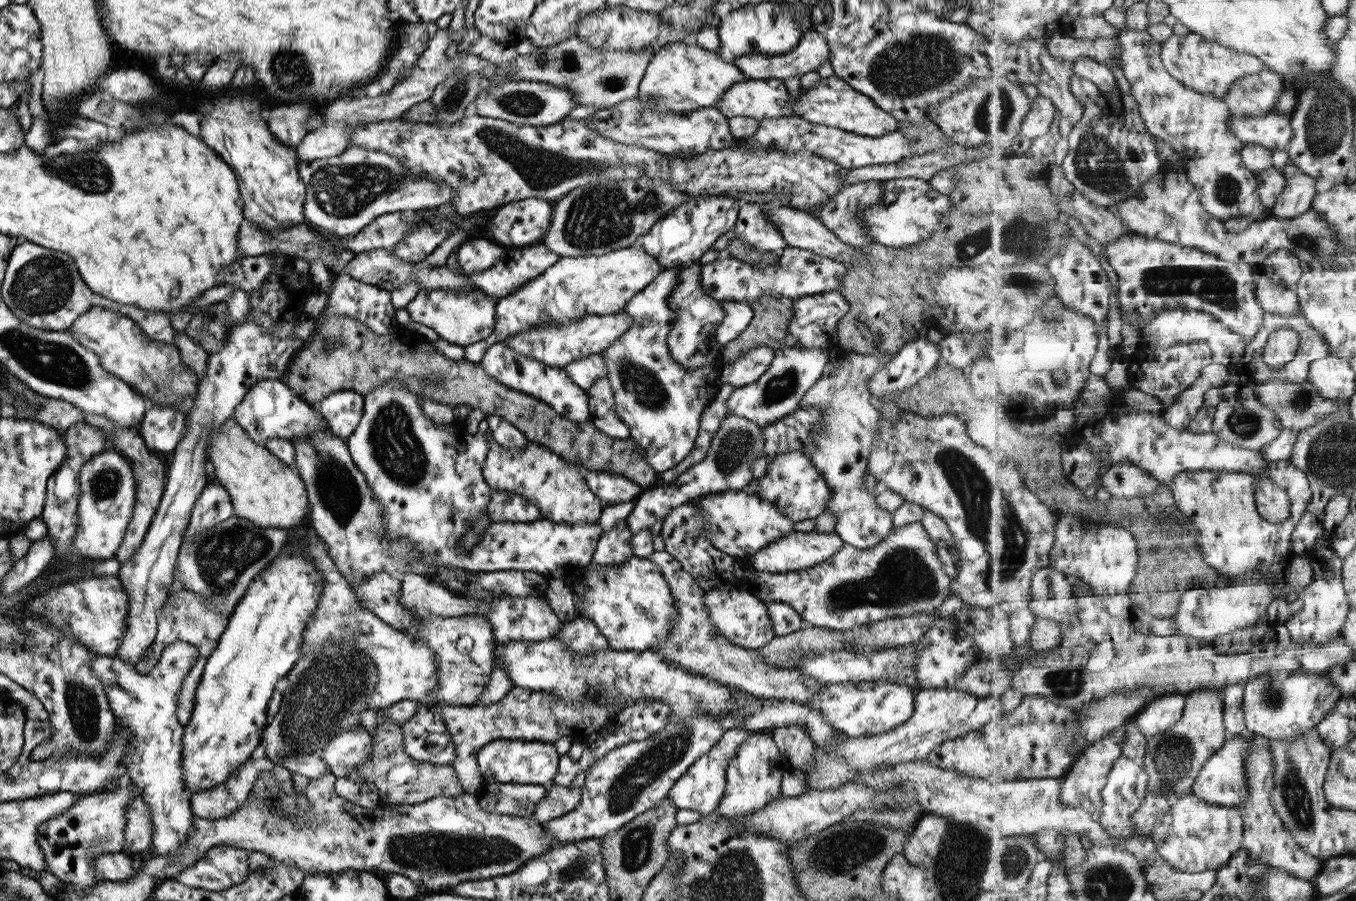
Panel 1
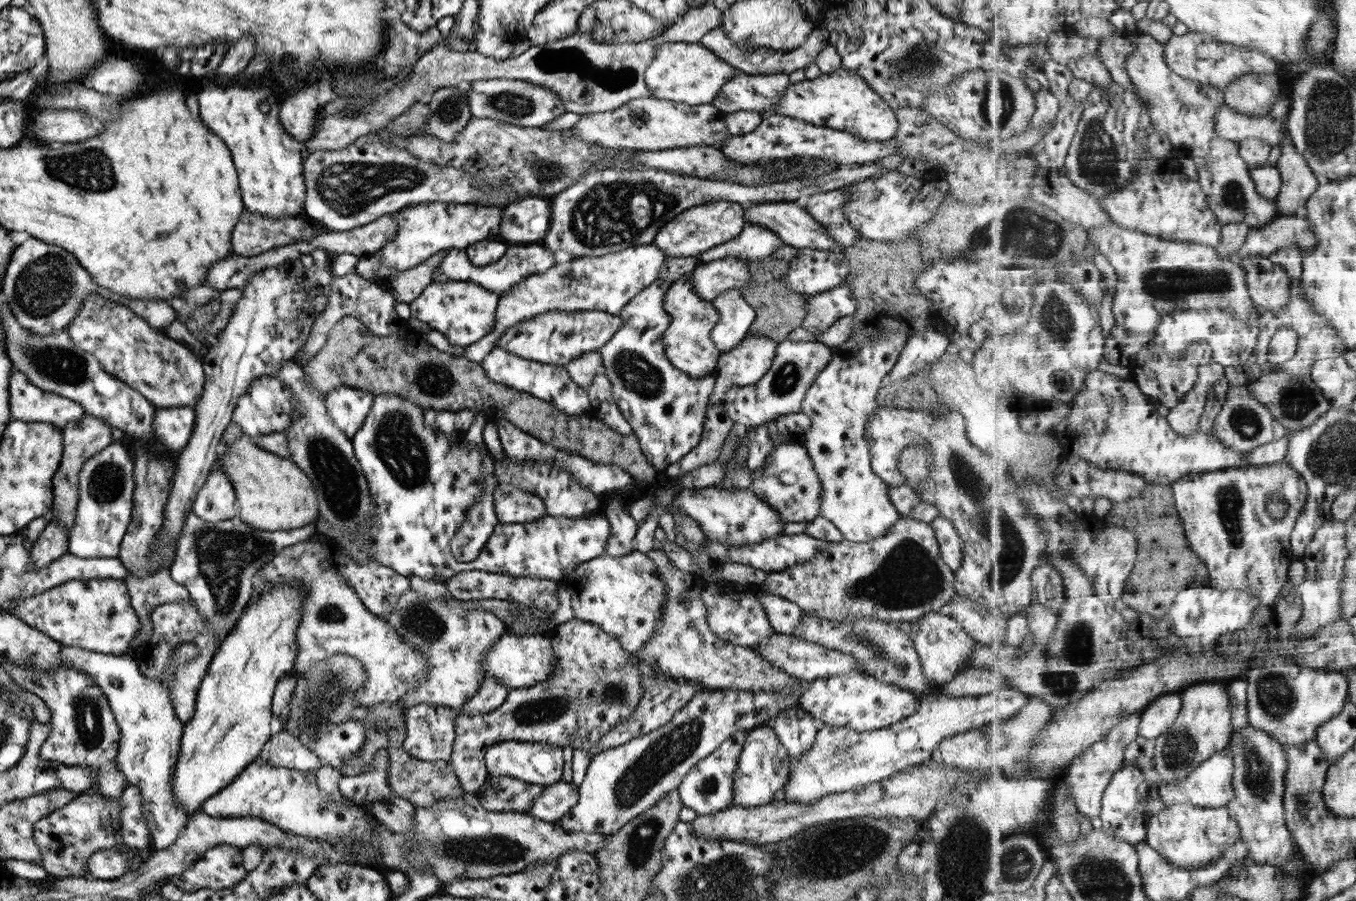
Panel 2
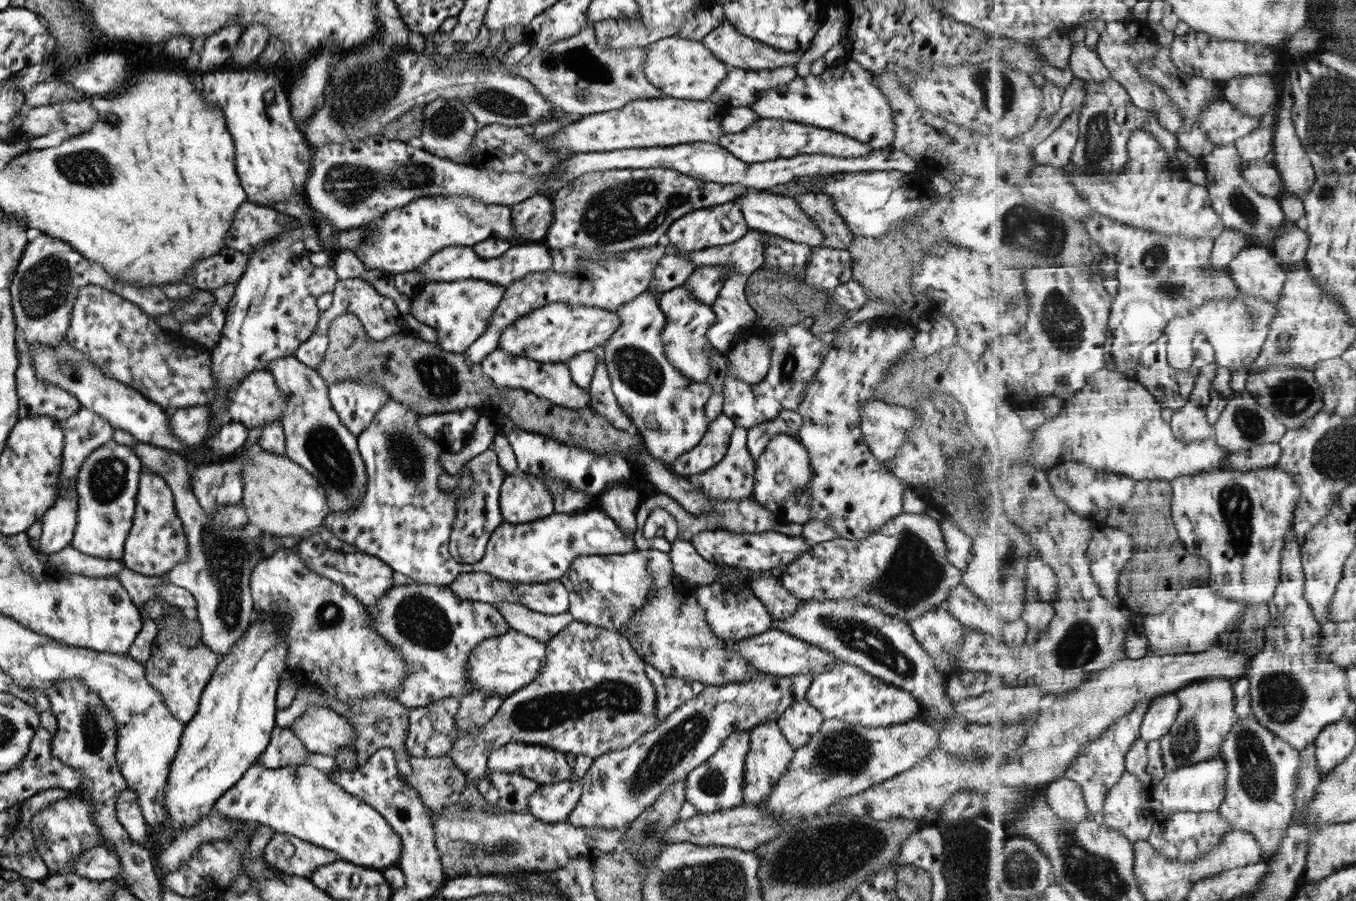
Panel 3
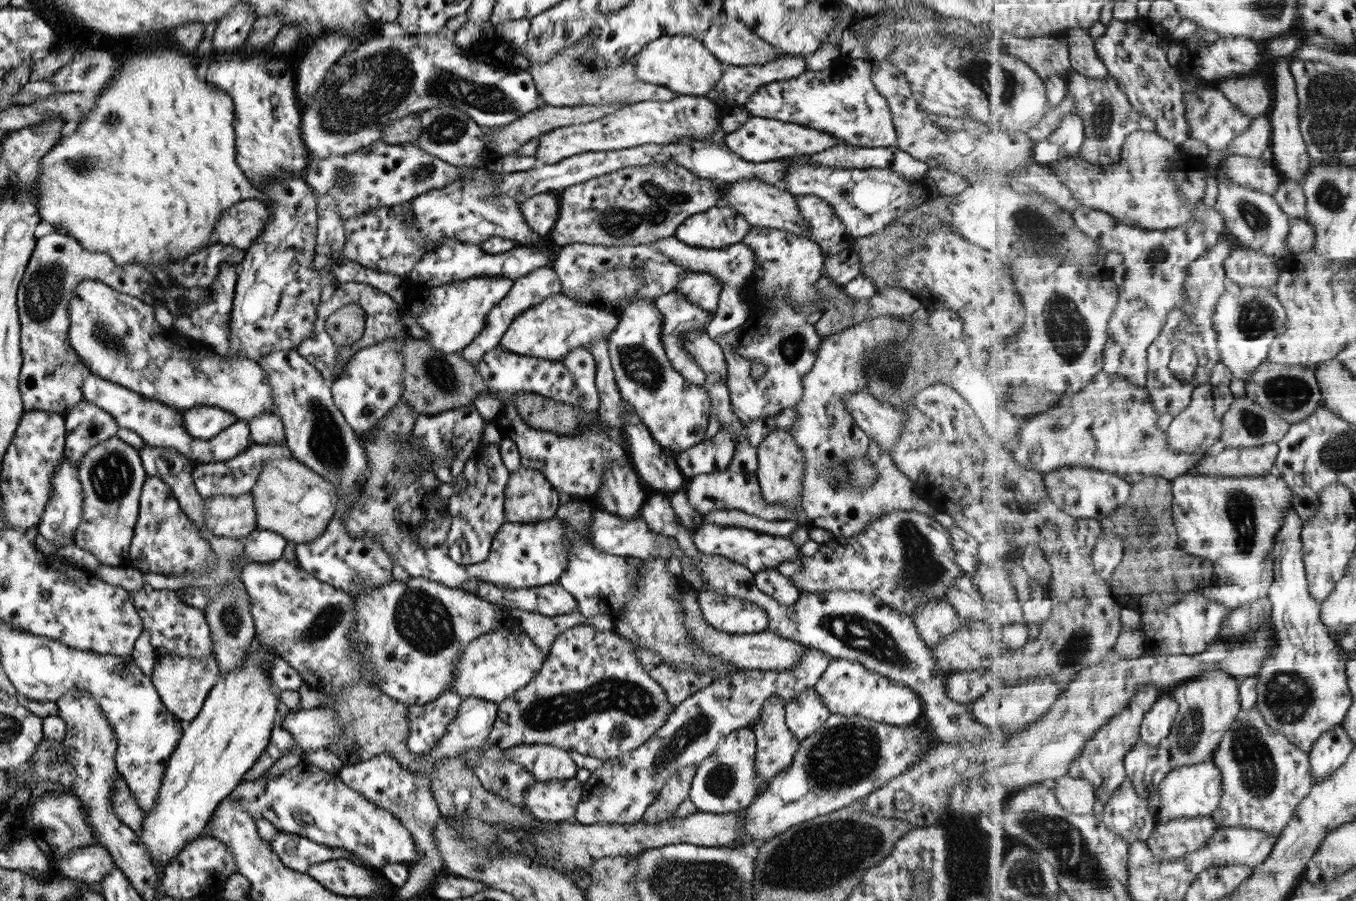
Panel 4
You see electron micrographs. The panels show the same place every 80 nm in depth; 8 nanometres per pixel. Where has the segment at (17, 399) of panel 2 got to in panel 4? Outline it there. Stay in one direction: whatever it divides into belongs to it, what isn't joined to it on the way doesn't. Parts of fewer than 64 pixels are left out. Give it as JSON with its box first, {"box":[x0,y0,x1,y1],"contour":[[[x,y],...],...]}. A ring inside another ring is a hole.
{"box":[16,232,164,417],"contour":[[[59,232],[36,238],[16,292],[22,357],[18,392],[24,412],[41,411],[63,417],[83,401],[81,384],[89,370],[67,340],[68,302],[75,287],[83,280],[98,280],[114,291],[138,298],[152,308],[164,302],[163,288],[141,264],[117,266],[108,254],[85,250],[73,237]]]}

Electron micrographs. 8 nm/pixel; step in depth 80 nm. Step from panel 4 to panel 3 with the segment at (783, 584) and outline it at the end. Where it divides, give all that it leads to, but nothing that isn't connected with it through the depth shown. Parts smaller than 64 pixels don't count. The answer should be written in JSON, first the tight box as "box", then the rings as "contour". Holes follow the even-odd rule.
{"box":[749,571,798,621],"contour":[[[769,571],[761,573],[761,577],[754,578],[749,584],[753,596],[765,606],[773,621],[789,619],[797,611],[798,601],[780,585],[778,578],[769,575]]]}

